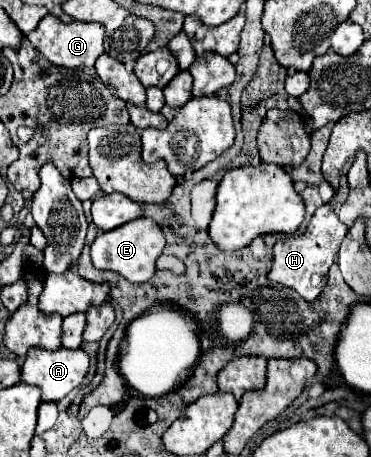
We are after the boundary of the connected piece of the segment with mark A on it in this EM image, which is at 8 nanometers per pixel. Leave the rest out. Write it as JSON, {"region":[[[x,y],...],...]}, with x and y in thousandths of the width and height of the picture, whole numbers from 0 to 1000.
{"region":[[[86,759],[59,799],[59,838],[108,847],[113,877],[162,877],[221,838],[221,829],[237,816],[237,803],[243,803],[243,786],[226,764],[162,759],[151,768],[129,768],[119,759]]]}

